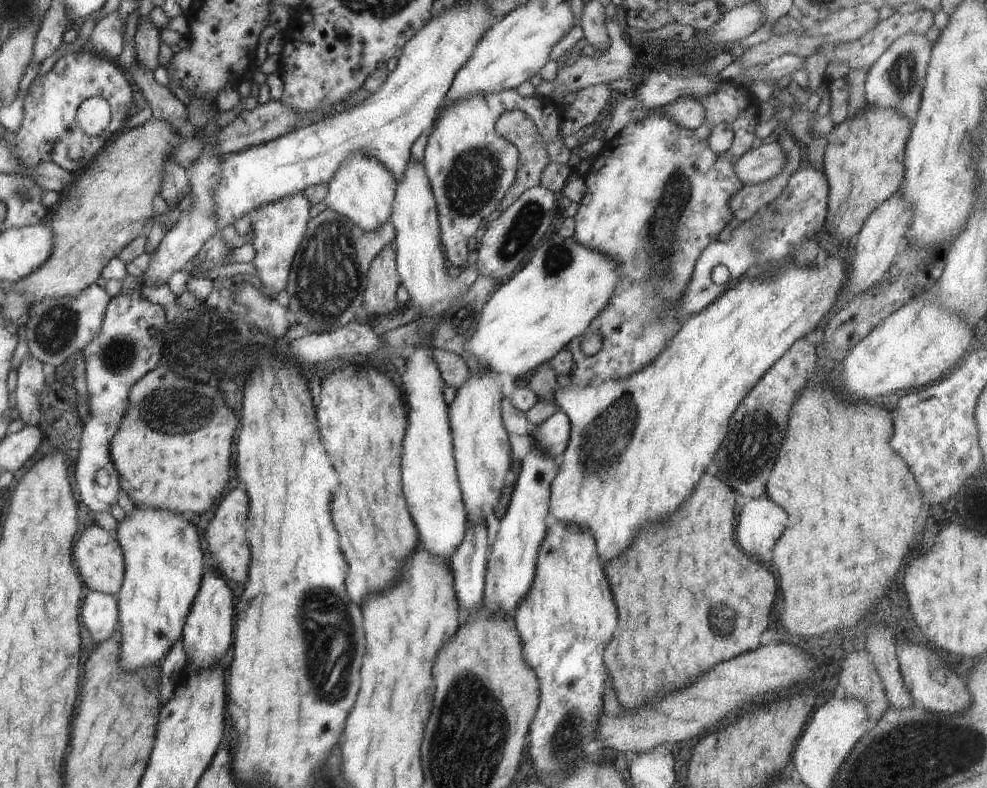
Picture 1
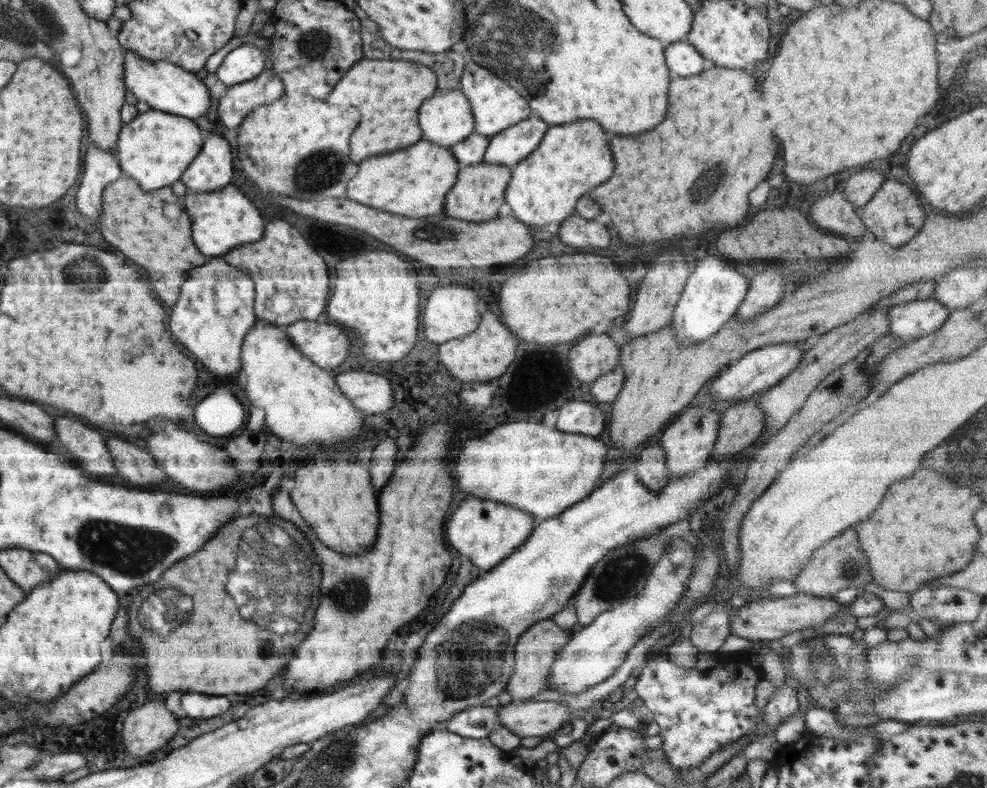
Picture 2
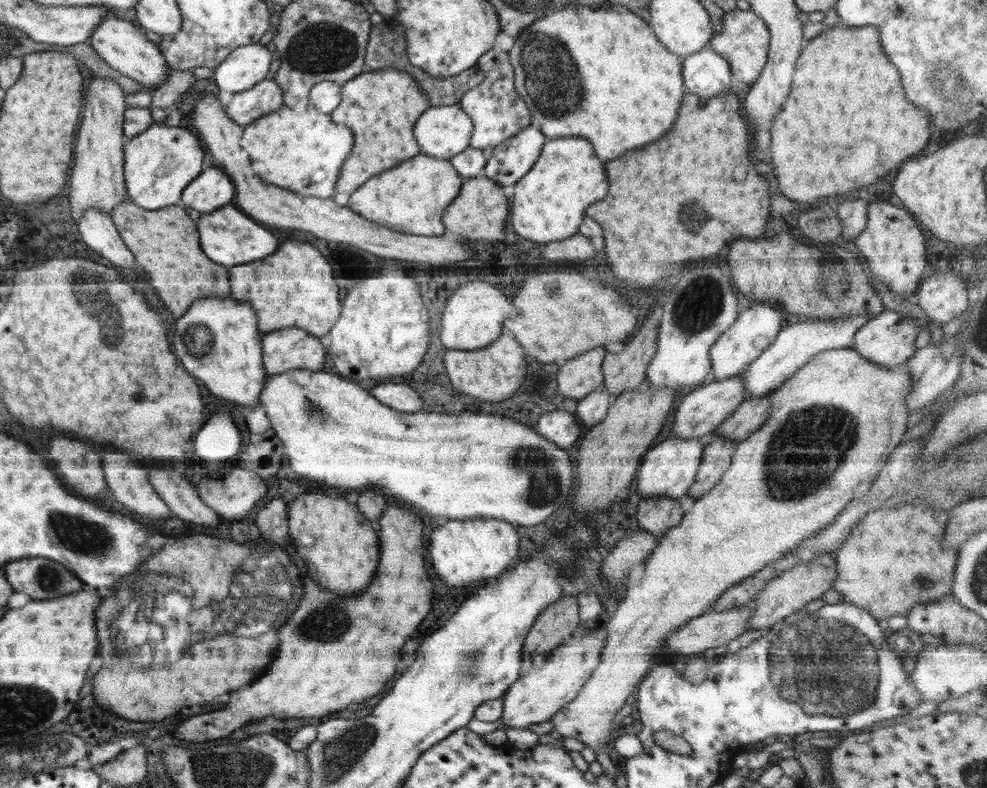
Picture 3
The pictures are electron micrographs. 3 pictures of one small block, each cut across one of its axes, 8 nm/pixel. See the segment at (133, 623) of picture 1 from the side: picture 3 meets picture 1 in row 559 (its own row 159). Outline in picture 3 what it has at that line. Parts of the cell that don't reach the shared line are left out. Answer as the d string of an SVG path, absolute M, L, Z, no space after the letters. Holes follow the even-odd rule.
M166 119L152 123L142 134L125 144L125 182L128 200L146 208L158 210L178 204L182 191L202 172L206 150L190 131L166 124Z

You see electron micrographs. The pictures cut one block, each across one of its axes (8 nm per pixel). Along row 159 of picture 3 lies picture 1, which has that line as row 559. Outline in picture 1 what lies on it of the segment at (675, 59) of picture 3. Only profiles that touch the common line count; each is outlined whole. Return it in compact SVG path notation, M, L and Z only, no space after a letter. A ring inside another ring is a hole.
M827 256L823 266L819 264L807 265L803 267L796 266L795 262L788 262L784 266L774 270L772 278L766 278L766 273L762 274L762 280L742 280L734 284L730 290L726 290L721 294L710 306L706 312L692 316L690 320L683 321L684 326L678 332L678 336L674 336L674 340L670 340L670 344L666 344L666 352L662 352L662 356L658 356L658 360L654 358L652 364L640 368L638 372L630 374L628 378L622 380L608 380L598 384L598 386L575 385L570 383L564 387L556 386L554 390L554 402L558 404L560 411L564 412L570 420L570 442L562 456L559 457L558 474L552 480L550 519L557 522L568 522L568 524L576 524L576 526L586 526L596 542L596 552L598 558L602 562L610 562L614 558L618 558L636 538L636 534L640 532L640 528L644 528L646 524L656 524L666 520L670 514L674 514L686 500L688 496L694 492L698 480L702 478L704 470L708 468L708 464L712 462L716 450L720 448L726 432L728 432L728 420L732 418L732 414L736 412L738 406L746 395L758 384L758 381L770 370L770 367L784 356L784 353L795 344L796 341L802 340L812 330L816 329L819 322L825 318L834 307L836 298L840 294L846 282L846 257L839 258L837 256Z

